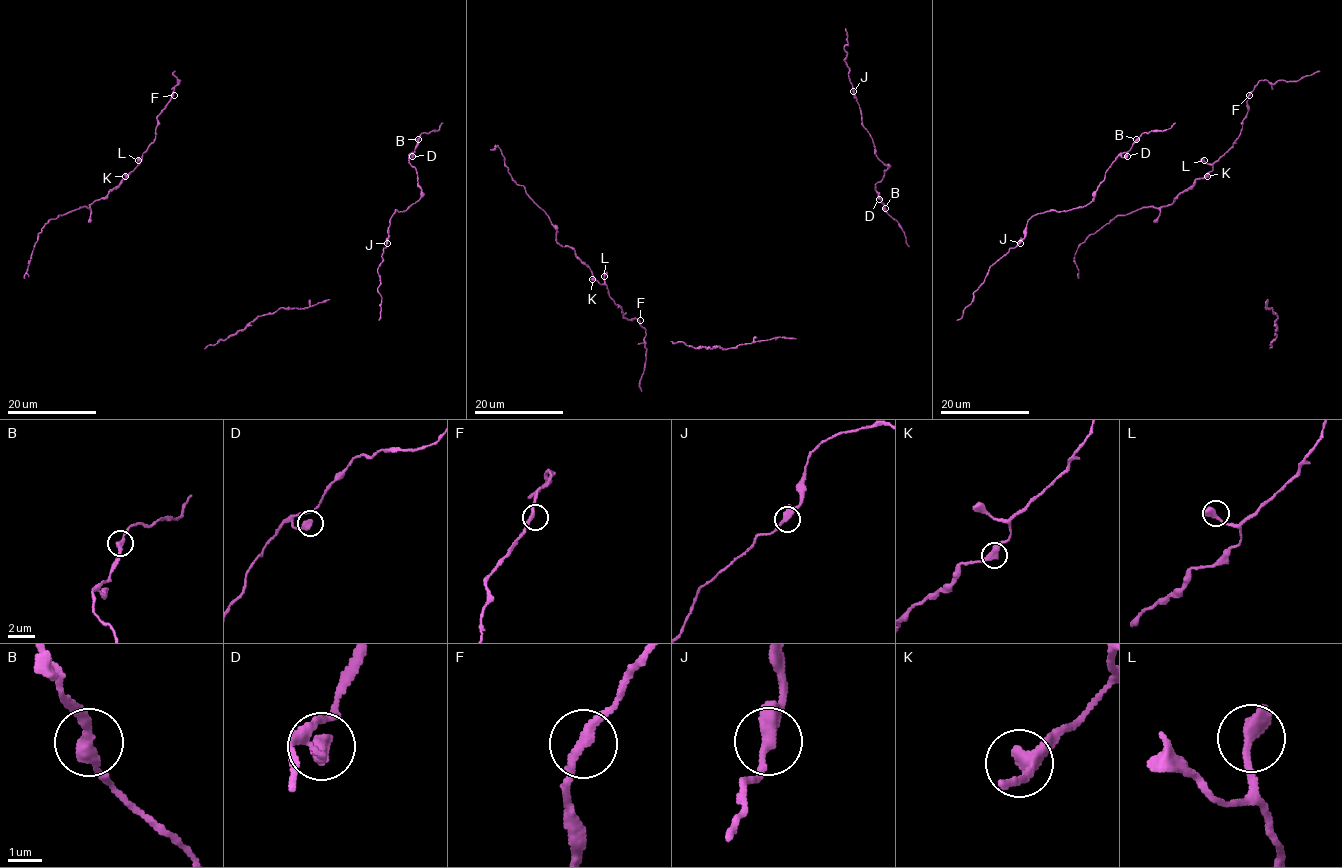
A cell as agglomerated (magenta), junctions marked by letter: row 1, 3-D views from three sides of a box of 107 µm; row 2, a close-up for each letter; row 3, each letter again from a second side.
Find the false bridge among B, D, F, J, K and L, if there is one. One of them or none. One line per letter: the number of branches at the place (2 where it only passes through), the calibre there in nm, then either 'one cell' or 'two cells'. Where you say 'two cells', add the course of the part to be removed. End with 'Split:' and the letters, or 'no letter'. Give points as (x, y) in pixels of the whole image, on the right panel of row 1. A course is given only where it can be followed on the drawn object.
B: branches 2; calibre 320 nm; one cell
D: branches 1; calibre 480 nm; one cell
F: branches 2; calibre 240 nm; one cell
J: branches 2; calibre 360 nm; one cell
K: branches 2; calibre 400 nm; one cell
L: branches 1; calibre 550 nm; one cell
Split: no letter

